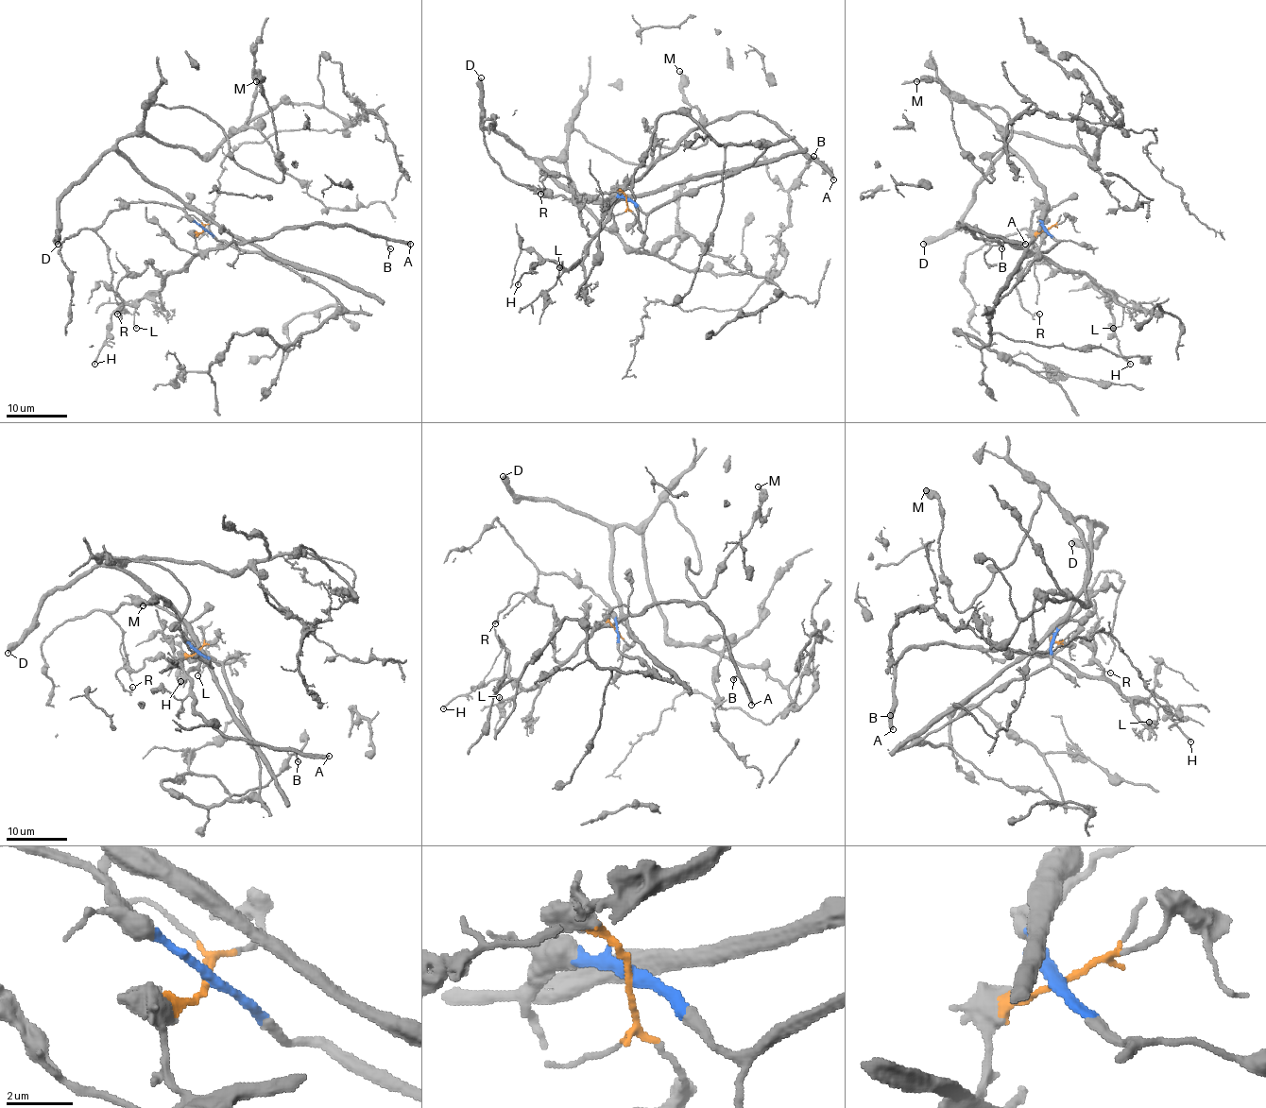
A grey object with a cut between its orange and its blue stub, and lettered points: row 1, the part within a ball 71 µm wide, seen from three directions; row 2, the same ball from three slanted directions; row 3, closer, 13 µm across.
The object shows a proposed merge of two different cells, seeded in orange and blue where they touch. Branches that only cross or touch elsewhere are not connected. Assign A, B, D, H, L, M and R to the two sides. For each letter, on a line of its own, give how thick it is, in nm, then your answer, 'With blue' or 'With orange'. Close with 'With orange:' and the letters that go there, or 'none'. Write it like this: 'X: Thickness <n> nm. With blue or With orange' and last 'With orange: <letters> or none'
A: Thickness 320 nm. With orange
B: Thickness 140 nm. With orange
D: Thickness 440 nm. With blue
H: Thickness 190 nm. With orange
L: Thickness 120 nm. With orange
M: Thickness 220 nm. With blue
R: Thickness 100 nm. With orange
With orange: A, B, H, L, R

